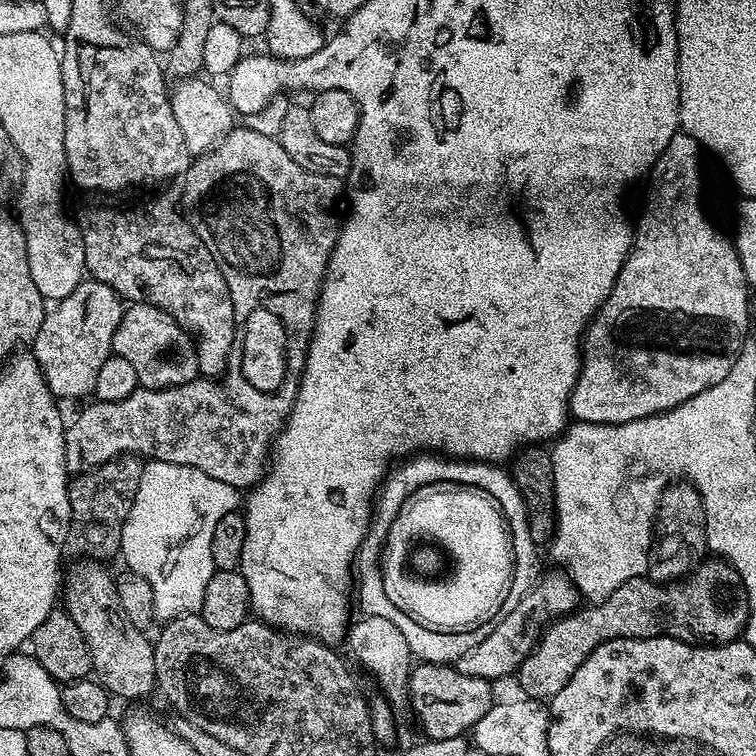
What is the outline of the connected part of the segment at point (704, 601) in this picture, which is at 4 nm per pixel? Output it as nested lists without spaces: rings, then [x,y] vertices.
[[[711,558],[705,564],[700,564],[688,577],[685,578],[681,584],[655,584],[649,578],[637,578],[634,580],[627,580],[622,582],[622,586],[618,586],[614,590],[614,594],[610,594],[610,598],[606,598],[601,604],[588,604],[587,606],[577,607],[575,610],[568,613],[567,616],[562,616],[553,619],[551,623],[543,629],[542,635],[536,642],[536,647],[532,649],[532,653],[520,663],[518,669],[518,677],[520,676],[520,688],[525,697],[541,702],[551,701],[554,694],[558,694],[558,690],[562,690],[562,686],[566,686],[566,682],[570,682],[570,678],[574,674],[574,670],[578,670],[578,666],[582,666],[582,662],[586,662],[586,658],[594,650],[598,650],[598,646],[602,646],[611,640],[618,638],[654,638],[655,636],[669,636],[675,640],[686,640],[689,642],[715,642],[718,644],[727,644],[728,641],[737,639],[743,633],[744,629],[748,627],[748,597],[744,595],[744,590],[740,582],[740,577],[736,575],[731,564],[723,558]]]

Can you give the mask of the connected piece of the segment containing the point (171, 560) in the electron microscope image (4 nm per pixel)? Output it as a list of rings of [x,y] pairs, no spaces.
[[[155,458],[145,463],[134,506],[130,506],[130,514],[122,526],[118,552],[119,555],[124,555],[124,560],[128,563],[125,565],[131,571],[150,582],[154,590],[157,621],[167,622],[179,616],[199,613],[202,598],[206,598],[206,586],[214,571],[210,554],[210,538],[214,538],[214,526],[218,526],[218,518],[222,518],[222,514],[237,511],[241,500],[241,493],[234,486],[218,482],[218,478],[210,478],[210,474],[197,468]]]

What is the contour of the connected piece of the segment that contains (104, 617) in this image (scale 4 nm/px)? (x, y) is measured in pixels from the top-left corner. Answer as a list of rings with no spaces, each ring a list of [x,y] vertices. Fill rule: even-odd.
[[[96,560],[78,561],[69,572],[67,569],[62,604],[90,646],[95,675],[113,697],[125,696],[134,700],[143,692],[157,687],[153,641],[147,640],[144,637],[147,635],[134,627],[130,618],[126,618],[113,573],[108,573]]]

